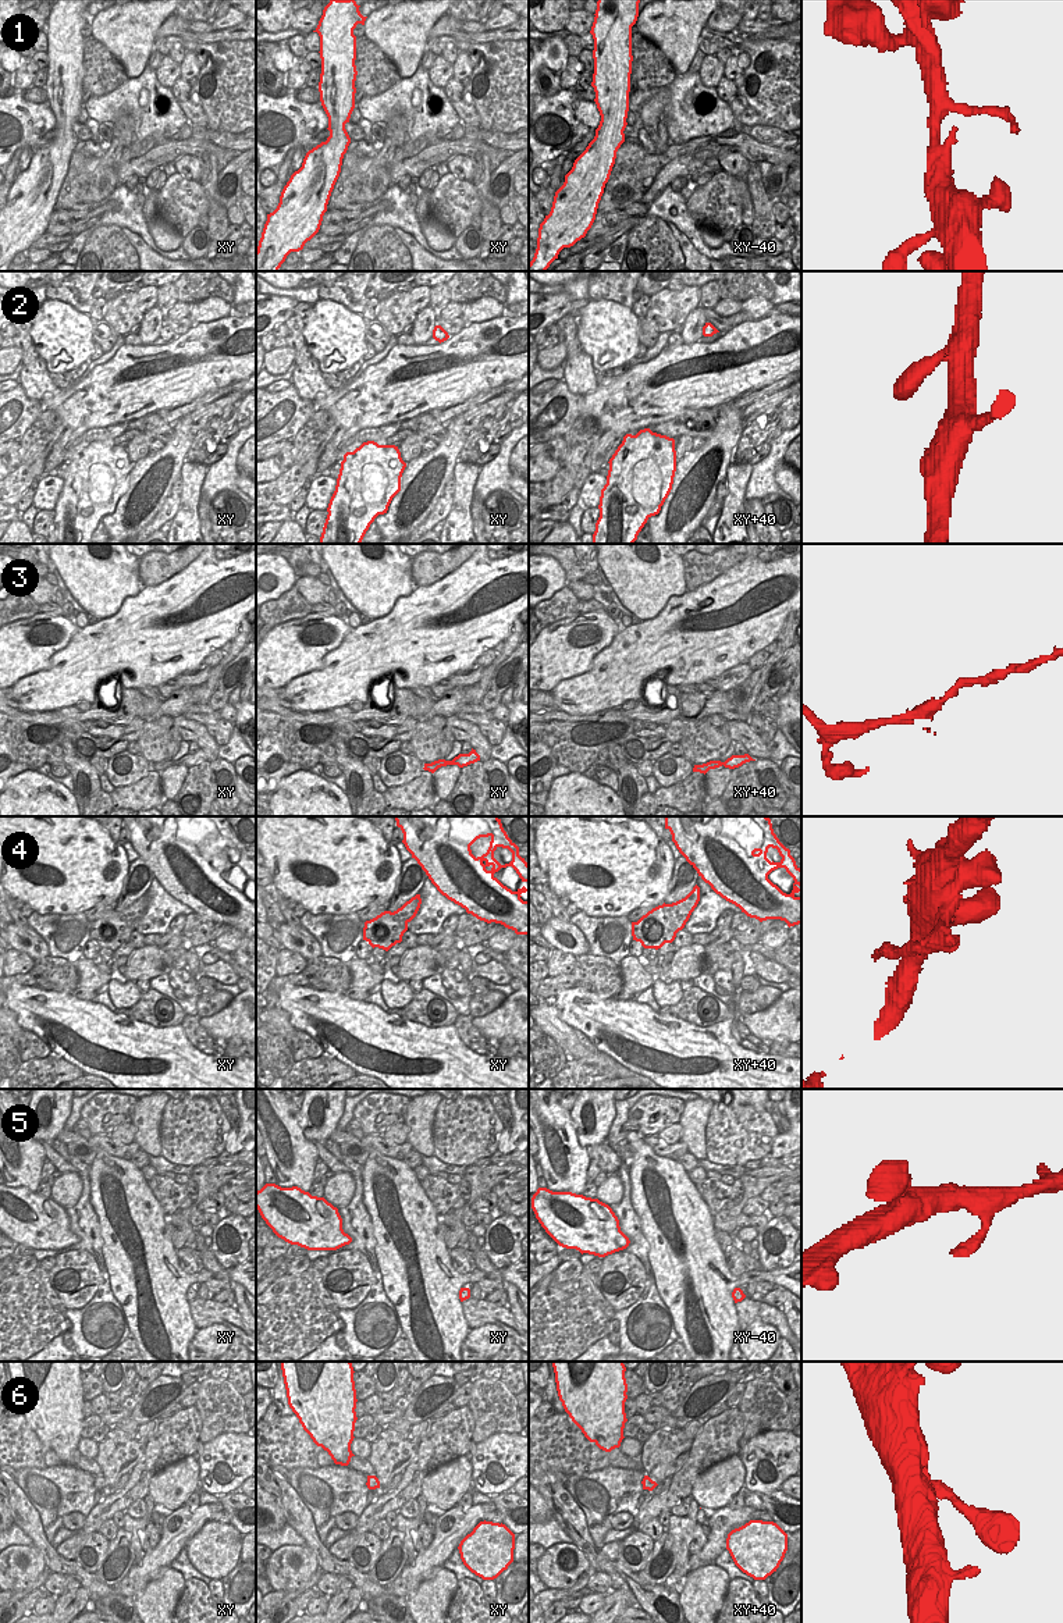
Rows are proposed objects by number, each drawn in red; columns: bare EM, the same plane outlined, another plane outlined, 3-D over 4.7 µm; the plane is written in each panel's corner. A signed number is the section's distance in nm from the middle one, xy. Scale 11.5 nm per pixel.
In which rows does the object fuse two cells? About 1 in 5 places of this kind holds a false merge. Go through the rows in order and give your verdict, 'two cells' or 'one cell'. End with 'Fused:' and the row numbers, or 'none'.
1: one cell
2: one cell
3: one cell
4: two cells
5: one cell
6: one cell
Fused: 4

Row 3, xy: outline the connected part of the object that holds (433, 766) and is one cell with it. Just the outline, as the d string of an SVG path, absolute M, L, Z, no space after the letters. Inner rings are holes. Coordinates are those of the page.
M472 748L469 754L459 754L452 761L438 759L431 764L424 764L423 769L434 773L441 766L458 765L459 768L463 768L477 761L480 761L480 755L476 752L476 750Z

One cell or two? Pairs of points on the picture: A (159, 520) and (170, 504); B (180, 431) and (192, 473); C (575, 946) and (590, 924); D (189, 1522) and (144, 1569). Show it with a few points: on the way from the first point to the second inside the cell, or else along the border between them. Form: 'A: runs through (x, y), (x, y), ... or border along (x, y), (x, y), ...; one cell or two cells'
A: runs through (163, 516), (170, 508); one cell
B: border along (184, 461), (180, 476); two cells
C: border along (569, 922), (583, 935), (589, 953); two cells
D: runs through (177, 1534), (156, 1558); one cell

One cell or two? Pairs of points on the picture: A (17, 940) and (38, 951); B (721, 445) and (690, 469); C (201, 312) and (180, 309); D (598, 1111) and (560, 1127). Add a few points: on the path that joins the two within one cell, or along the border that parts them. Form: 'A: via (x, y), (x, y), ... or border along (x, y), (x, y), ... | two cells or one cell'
A: via (22, 943), (32, 946) | one cell
B: via (713, 447), (699, 461) | one cell
C: border along (191, 303), (188, 316) | two cells
D: border along (569, 1111), (576, 1127), (576, 1139), (586, 1148) | two cells

